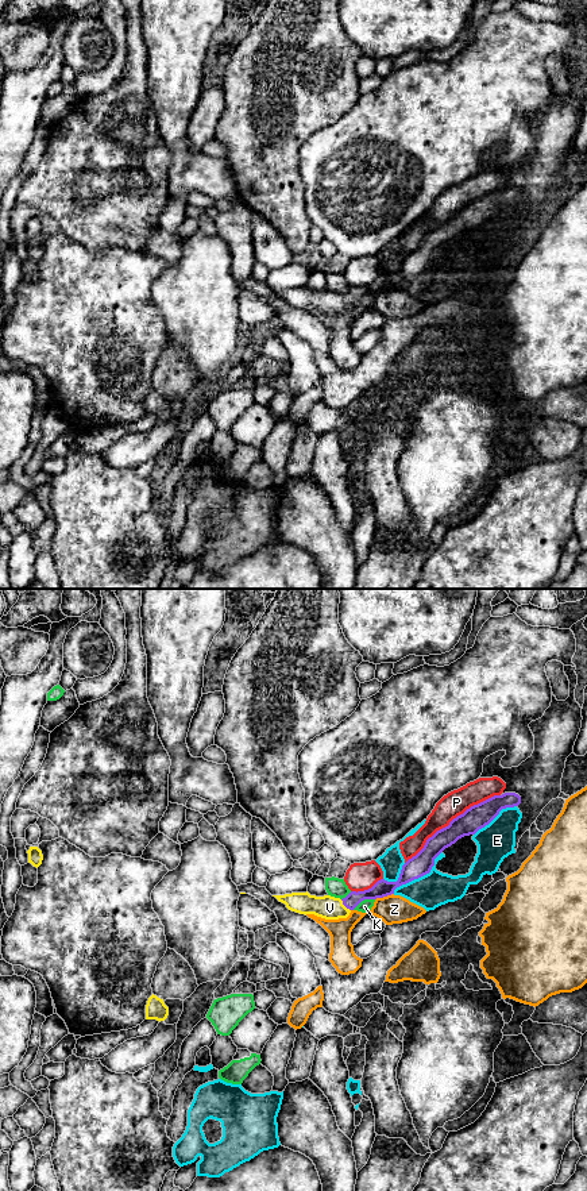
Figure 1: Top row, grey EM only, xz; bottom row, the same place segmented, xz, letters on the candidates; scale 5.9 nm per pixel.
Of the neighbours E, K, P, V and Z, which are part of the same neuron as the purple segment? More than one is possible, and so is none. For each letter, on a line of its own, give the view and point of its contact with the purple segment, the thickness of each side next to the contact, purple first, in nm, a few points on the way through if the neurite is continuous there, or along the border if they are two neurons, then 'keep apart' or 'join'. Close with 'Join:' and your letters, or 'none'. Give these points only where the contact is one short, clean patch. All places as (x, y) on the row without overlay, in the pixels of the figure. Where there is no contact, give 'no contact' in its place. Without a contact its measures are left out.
E: meets purple in xz at (420, 272); 130 nm thick on the purple side, 200 nm on the other; keep apart
K: meets purple in xz at (363, 295); 100 nm thick on the purple side, 80 nm on the other; keep apart
P: meets purple in xz at (451, 216); 140 nm thick on the purple side, 150 nm on the other; keep apart
V: meets purple in xz at (344, 300); 100 nm thick on the purple side, 140 nm on the other; runs through xz (382, 282), (344, 300), (329, 303); join
Z: meets purple in xz at (383, 290); 120 nm thick on the purple side, 180 nm on the other; border along xz (393, 288), (375, 295); keep apart
Join: V

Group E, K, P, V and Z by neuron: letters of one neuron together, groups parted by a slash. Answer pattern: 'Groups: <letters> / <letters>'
Groups: E / K / P / V / Z

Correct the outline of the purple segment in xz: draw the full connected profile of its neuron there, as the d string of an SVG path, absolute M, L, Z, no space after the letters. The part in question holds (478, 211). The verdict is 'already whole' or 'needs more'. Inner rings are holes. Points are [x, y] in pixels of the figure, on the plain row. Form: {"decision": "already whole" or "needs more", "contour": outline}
{"decision": "needs more", "contour": "M505 188L471 201L453 213L448 221L437 226L426 235L424 243L402 261L397 277L381 274L371 284L358 288L351 286L343 294L331 290L316 292L308 286L273 292L285 298L289 305L300 309L314 309L325 315L347 313L362 296L391 290L397 282L429 269L435 261L435 254L445 243L464 231L475 230L488 220L502 204L514 203L520 198L521 192L518 189Z"}

